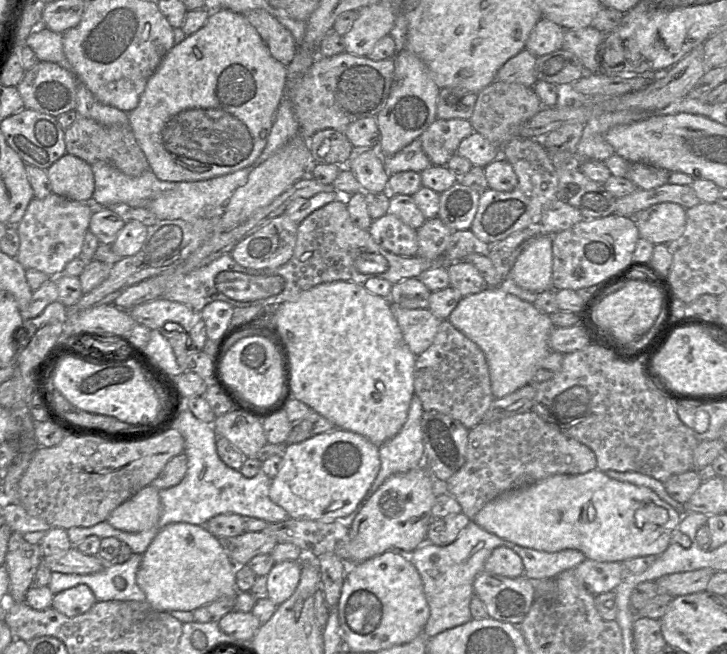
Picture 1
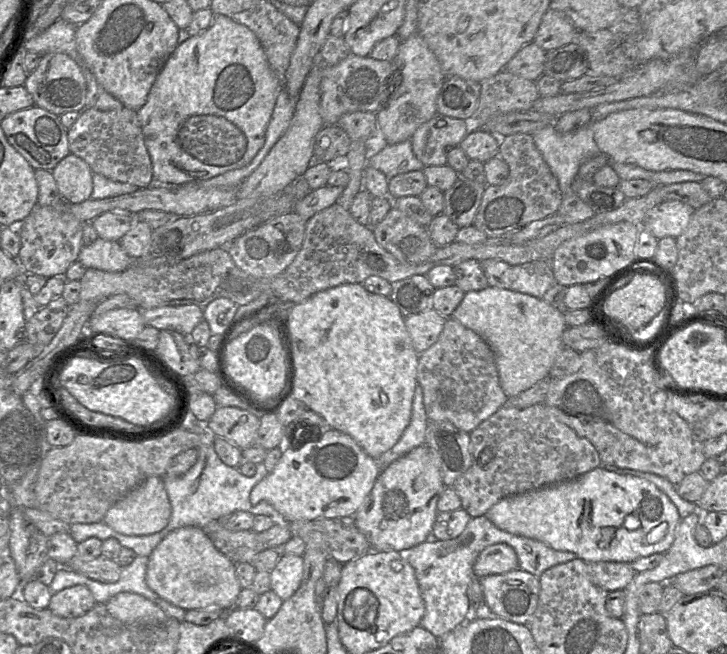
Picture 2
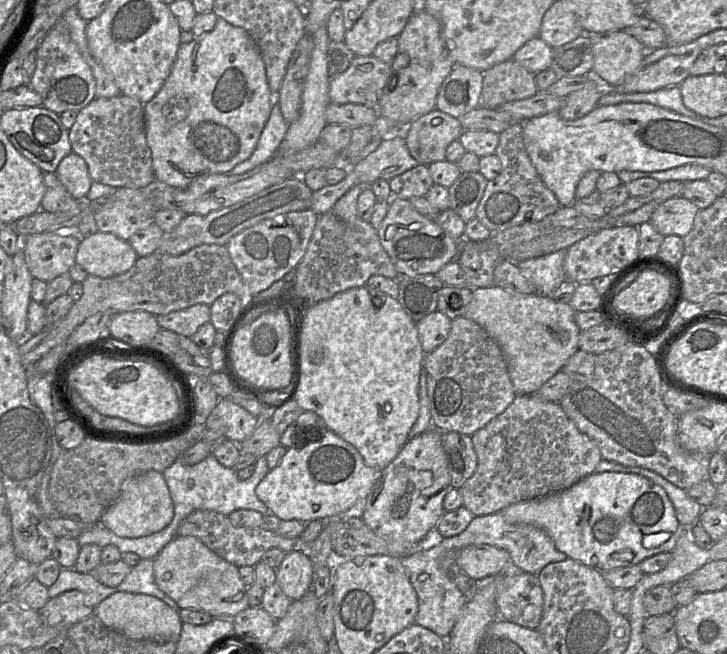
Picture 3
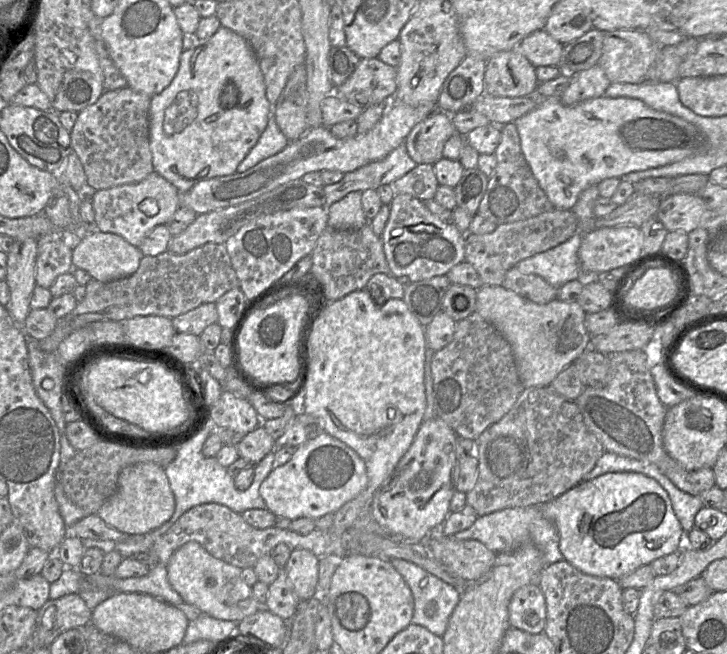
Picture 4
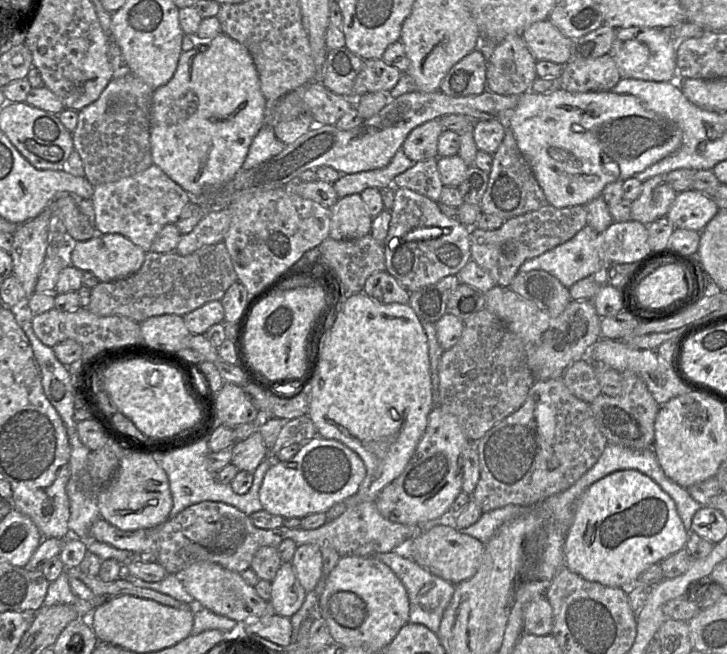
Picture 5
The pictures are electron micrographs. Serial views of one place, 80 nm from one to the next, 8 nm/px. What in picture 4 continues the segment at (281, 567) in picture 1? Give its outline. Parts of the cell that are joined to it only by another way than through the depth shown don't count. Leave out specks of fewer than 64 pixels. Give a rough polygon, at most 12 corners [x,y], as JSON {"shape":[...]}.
{"shape":[[293,549],[282,569],[300,601],[320,595],[319,557]]}

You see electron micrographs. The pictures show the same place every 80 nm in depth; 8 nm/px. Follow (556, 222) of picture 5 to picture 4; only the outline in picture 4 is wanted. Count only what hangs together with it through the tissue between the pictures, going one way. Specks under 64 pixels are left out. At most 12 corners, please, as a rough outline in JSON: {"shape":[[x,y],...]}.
{"shape":[[553,209],[465,235],[465,261],[502,286],[520,261],[578,231],[573,210]]}

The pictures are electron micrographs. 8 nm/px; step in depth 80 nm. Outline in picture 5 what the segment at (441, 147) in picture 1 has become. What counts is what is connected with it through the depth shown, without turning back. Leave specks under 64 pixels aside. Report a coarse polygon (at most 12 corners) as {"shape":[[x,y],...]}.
{"shape":[[439,119],[408,134],[401,148],[414,162],[437,158]]}

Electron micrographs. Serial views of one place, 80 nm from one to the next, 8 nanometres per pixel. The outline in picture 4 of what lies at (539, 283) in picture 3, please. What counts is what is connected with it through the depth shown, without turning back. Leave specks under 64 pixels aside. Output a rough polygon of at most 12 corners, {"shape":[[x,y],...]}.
{"shape":[[582,236],[520,261],[523,274],[560,288],[582,277]]}

